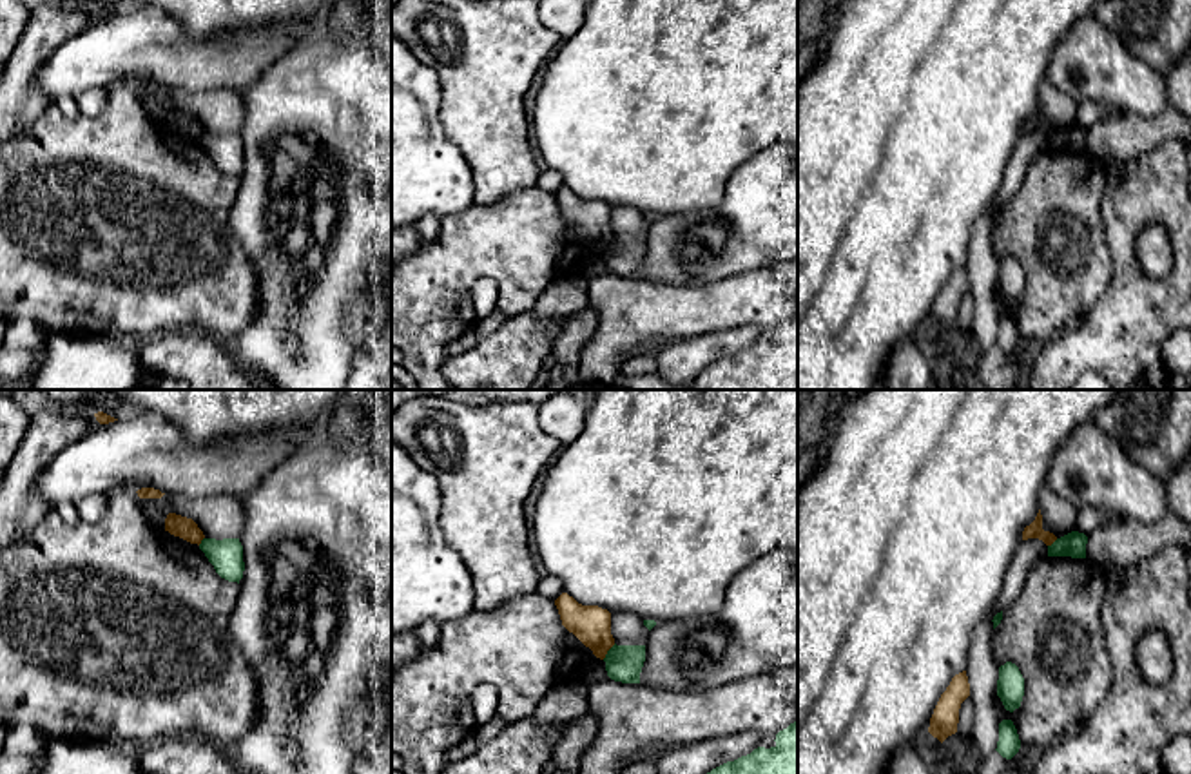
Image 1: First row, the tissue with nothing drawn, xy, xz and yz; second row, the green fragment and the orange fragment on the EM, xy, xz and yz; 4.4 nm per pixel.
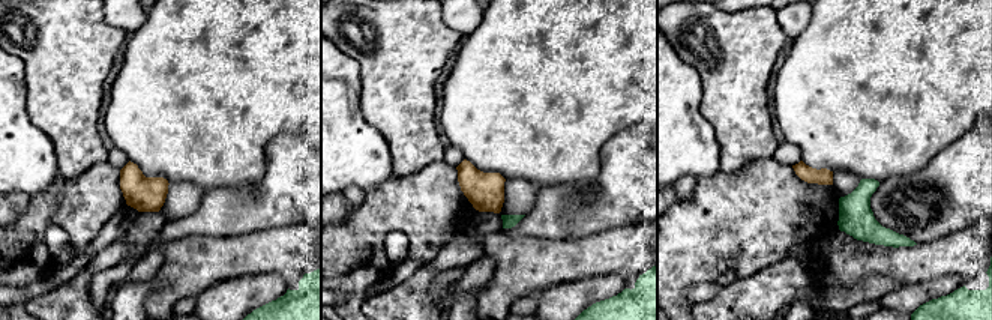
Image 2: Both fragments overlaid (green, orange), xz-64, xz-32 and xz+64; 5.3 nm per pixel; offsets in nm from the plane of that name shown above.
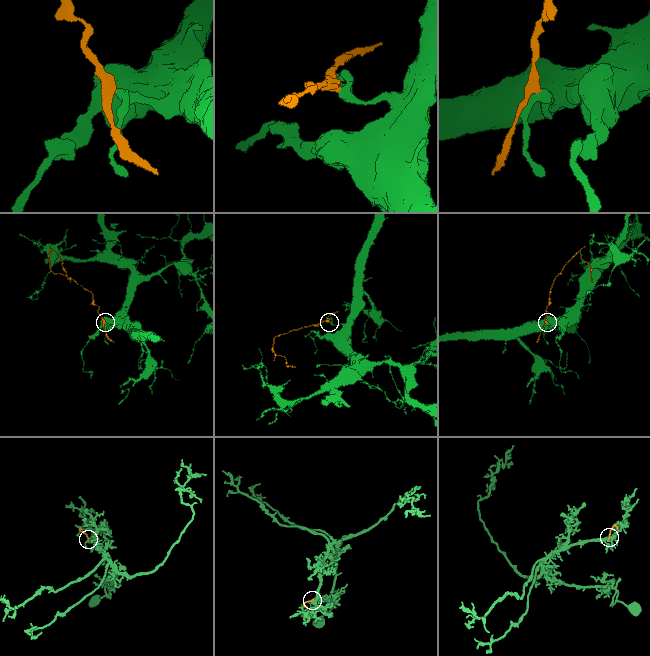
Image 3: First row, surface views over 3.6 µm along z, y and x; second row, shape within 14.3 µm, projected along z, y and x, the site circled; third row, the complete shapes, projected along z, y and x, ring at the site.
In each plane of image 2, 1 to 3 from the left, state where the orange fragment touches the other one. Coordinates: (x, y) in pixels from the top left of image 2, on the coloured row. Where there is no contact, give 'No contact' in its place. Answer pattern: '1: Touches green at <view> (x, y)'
1: No contact
2: No contact
3: No contact

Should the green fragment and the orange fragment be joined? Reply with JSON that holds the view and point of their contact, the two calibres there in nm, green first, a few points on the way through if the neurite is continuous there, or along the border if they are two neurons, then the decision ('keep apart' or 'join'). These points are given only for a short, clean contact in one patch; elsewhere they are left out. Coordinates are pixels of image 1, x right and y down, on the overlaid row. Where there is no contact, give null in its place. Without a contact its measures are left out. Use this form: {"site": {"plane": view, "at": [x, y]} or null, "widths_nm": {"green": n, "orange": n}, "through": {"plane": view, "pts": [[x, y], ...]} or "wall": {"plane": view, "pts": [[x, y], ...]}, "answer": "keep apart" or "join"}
{"site": {"plane": "xz", "at": [608, 651]}, "widths_nm": {"green": 160, "orange": 170}, "wall": {"plane": "xz", "pts": [[615, 644], [602, 658]]}, "answer": "keep apart"}

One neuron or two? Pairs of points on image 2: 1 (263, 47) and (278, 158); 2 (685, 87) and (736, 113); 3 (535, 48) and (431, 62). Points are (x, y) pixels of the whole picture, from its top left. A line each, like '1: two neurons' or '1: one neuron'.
1: two neurons
2: two neurons
3: two neurons

